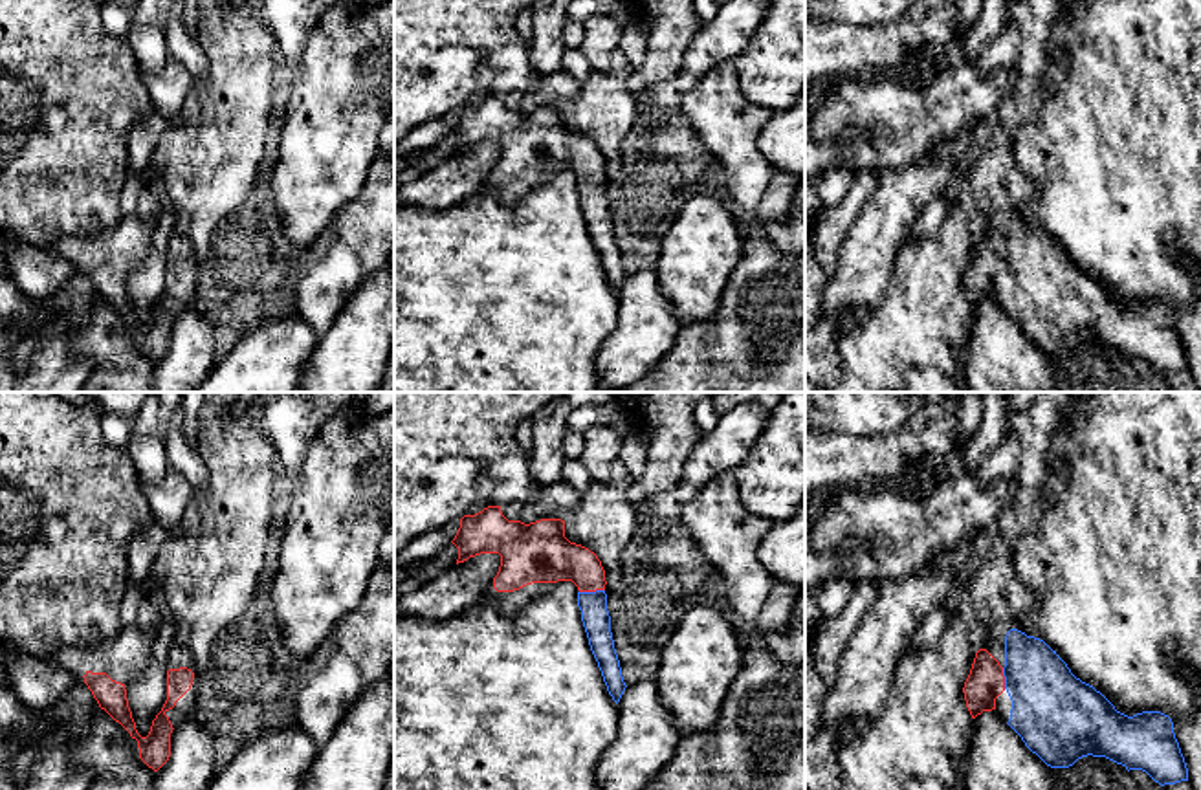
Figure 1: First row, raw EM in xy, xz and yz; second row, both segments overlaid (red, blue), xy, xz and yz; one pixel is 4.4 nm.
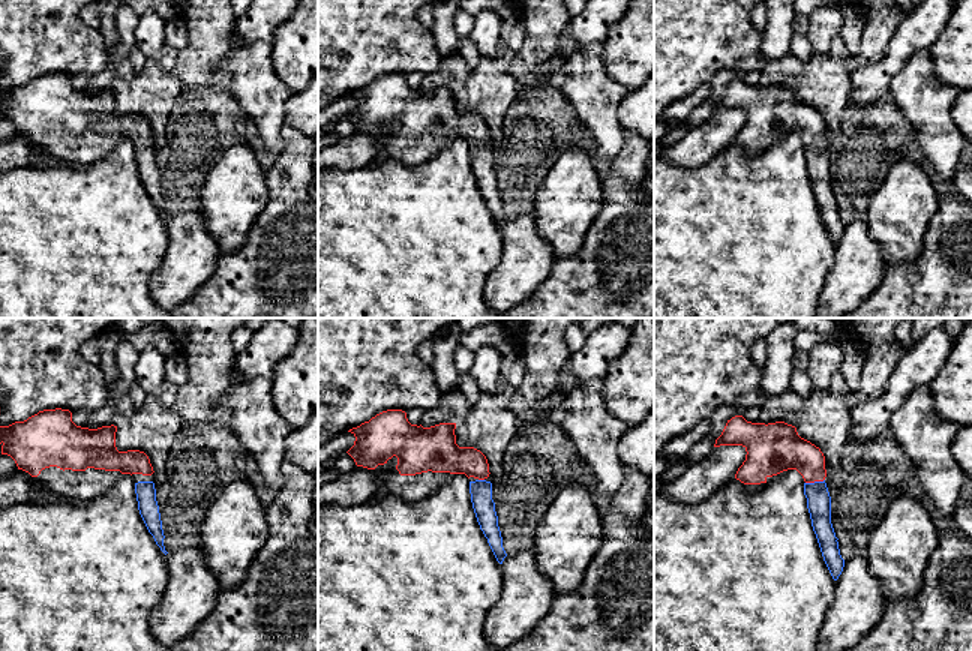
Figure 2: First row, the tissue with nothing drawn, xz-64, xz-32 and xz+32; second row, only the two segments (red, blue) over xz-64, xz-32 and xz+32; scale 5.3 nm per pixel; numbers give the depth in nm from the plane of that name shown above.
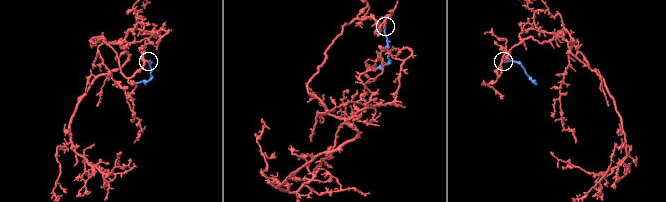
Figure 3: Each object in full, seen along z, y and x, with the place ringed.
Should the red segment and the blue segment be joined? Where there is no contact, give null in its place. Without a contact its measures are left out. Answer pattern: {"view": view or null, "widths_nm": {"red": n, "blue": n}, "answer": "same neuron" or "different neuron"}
{"view": "xz", "widths_nm": {"red": 240, "blue": 120}, "answer": "same neuron"}

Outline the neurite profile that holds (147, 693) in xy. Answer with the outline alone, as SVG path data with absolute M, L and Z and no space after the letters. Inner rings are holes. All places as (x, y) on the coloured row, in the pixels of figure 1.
M158 590L150 594L158 610L158 623L154 627L152 658L141 676L125 682L128 708L141 737L147 737L152 720L161 711L167 700L167 662L178 620L167 609Z

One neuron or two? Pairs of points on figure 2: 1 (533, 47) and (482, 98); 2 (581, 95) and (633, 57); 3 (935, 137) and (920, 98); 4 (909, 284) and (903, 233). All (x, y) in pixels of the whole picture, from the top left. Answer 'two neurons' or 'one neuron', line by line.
1: two neurons
2: two neurons
3: one neuron
4: two neurons

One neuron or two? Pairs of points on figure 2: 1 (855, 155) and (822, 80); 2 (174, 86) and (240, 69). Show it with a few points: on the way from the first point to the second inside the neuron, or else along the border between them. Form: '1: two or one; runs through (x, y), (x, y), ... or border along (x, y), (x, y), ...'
1: one; runs through (855, 137), (836, 110), (831, 98)
2: two; border along (174, 57), (171, 72), (185, 87)

